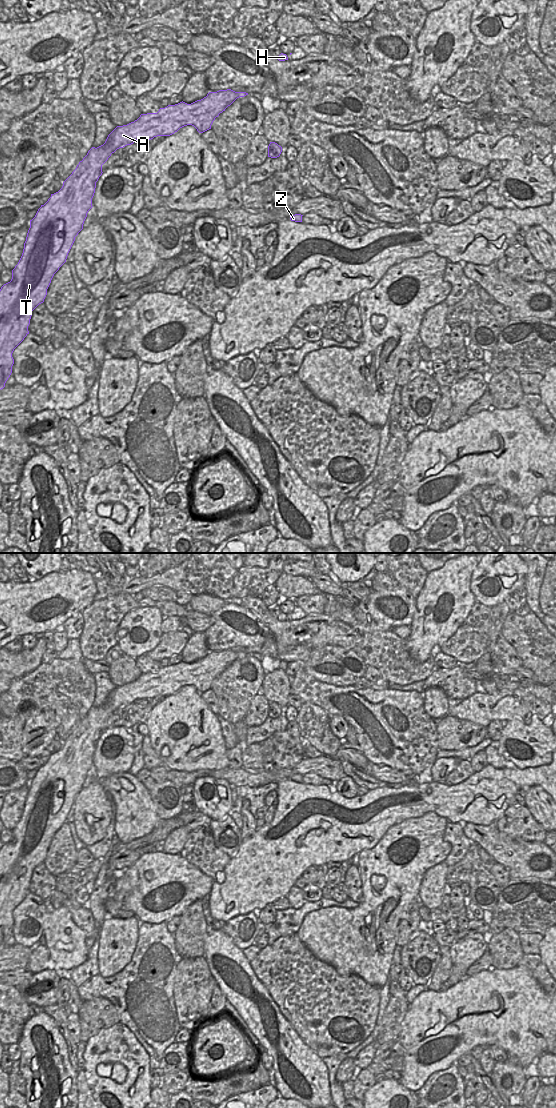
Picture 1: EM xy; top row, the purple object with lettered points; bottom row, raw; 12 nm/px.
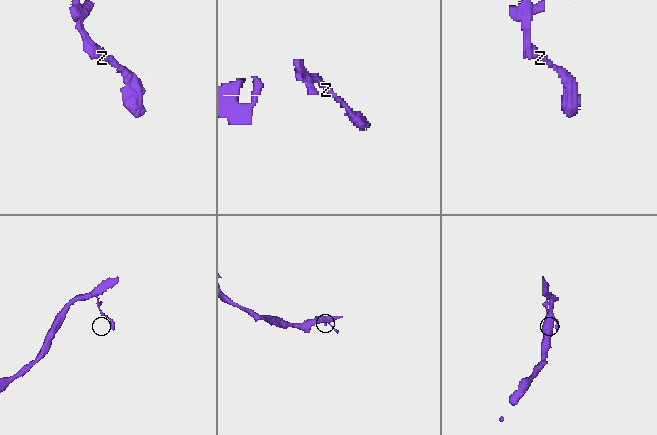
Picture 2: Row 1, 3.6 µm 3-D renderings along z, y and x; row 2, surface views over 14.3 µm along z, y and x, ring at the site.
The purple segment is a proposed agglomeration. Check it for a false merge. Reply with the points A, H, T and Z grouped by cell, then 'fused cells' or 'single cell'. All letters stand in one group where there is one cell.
A H T Z; single cell

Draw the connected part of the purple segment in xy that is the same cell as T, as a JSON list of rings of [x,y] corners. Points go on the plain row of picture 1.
[[[231,649],[209,652],[206,657],[191,664],[180,662],[160,668],[157,673],[141,674],[127,685],[117,686],[107,697],[105,703],[92,707],[79,722],[72,734],[63,742],[62,748],[51,754],[48,761],[41,765],[35,777],[30,780],[22,816],[12,830],[12,839],[0,849],[0,950],[12,933],[14,909],[29,894],[28,886],[32,871],[47,855],[47,849],[54,834],[66,822],[75,797],[83,789],[88,771],[93,767],[92,758],[96,742],[102,735],[102,725],[117,709],[131,705],[135,700],[145,698],[148,701],[157,696],[170,696],[180,688],[192,685],[199,693],[211,689],[216,677],[230,666],[237,658],[248,655]]]

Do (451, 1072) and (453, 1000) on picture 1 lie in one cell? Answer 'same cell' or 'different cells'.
different cells

